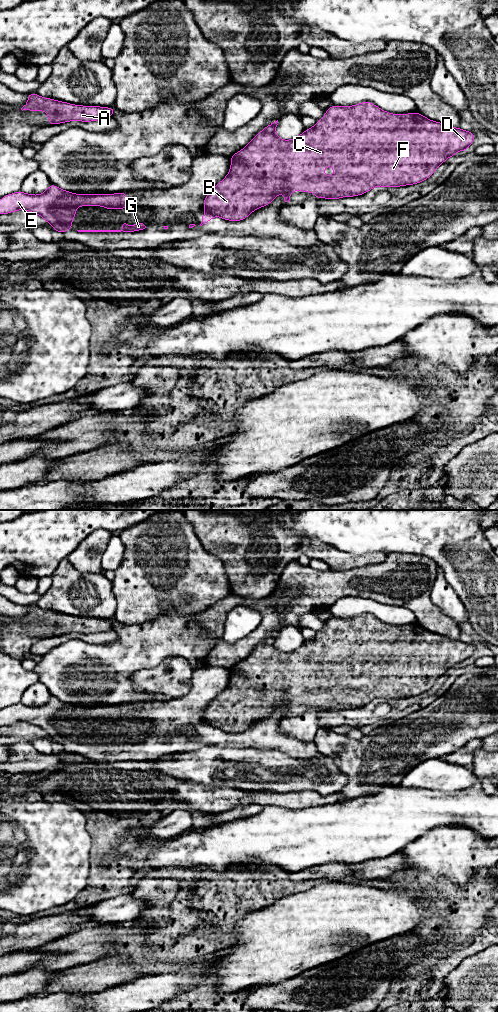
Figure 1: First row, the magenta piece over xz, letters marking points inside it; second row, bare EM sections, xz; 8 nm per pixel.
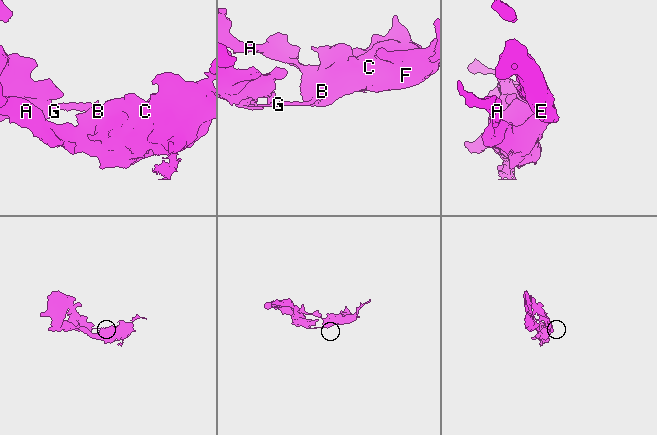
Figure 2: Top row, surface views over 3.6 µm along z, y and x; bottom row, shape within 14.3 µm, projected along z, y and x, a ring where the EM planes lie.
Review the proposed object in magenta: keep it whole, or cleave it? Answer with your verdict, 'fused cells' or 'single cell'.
fused cells

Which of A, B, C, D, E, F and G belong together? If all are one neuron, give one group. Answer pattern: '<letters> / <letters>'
A B C D F / E G

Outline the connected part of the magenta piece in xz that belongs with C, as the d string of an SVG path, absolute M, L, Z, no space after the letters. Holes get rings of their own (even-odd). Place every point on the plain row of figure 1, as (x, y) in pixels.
M365 613L354 618L330 618L324 629L298 649L282 652L276 646L277 633L266 638L239 664L230 668L231 679L227 688L206 707L203 719L227 733L242 733L253 723L269 717L279 705L284 705L283 717L290 716L291 703L313 705L315 711L337 712L367 705L376 698L386 700L414 697L428 691L436 680L458 663L467 663L475 653L471 643L432 633L416 624L392 626ZM333 678L334 687L324 687L324 679Z

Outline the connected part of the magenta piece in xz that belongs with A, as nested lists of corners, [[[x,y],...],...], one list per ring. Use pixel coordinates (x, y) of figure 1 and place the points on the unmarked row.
[[[34,604],[28,605],[28,614],[21,622],[45,623],[48,625],[48,637],[70,633],[92,634],[105,632],[113,628],[115,619],[73,617],[50,610],[41,609]]]

